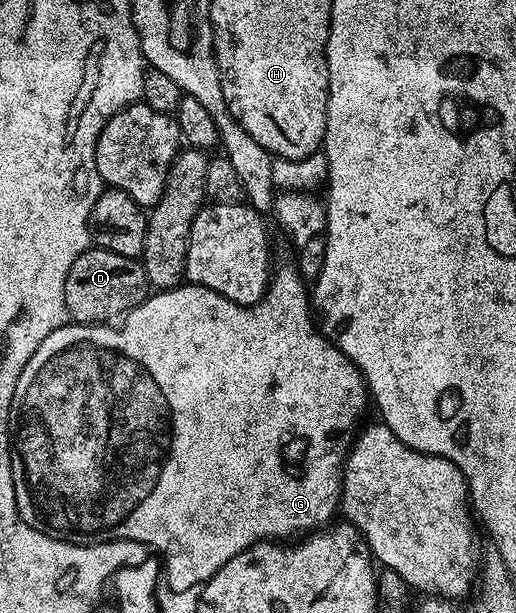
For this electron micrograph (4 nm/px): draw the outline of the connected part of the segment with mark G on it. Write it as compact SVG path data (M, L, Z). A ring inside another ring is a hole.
M289 264L272 273L265 296L252 306L225 300L225 296L204 286L180 284L173 290L152 293L146 302L129 311L118 324L64 324L49 332L49 336L41 340L37 352L29 356L21 380L17 380L21 406L23 402L23 427L19 434L17 430L17 450L23 453L27 482L43 513L42 529L78 546L121 540L141 542L163 555L166 573L173 579L176 591L194 591L208 582L226 562L233 560L233 556L245 552L245 548L255 542L287 540L326 527L336 517L335 510L337 514L341 502L343 464L357 427L364 421L362 418L367 406L369 410L369 395L362 372L317 329L313 302L308 287L306 290L303 286L307 287L304 279L296 267ZM39 418L51 445L47 482L39 482Z

